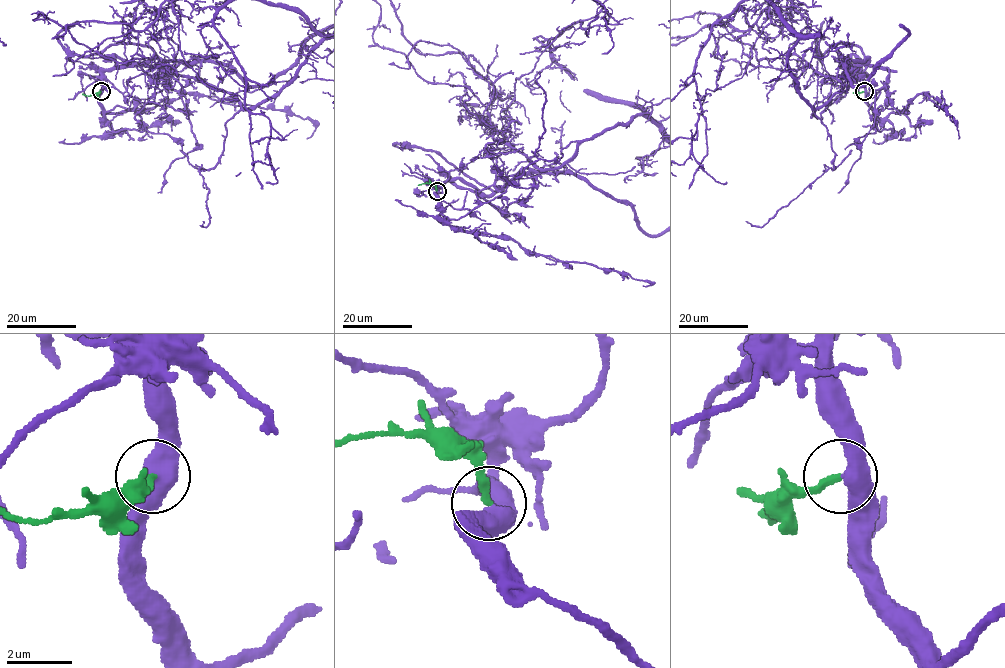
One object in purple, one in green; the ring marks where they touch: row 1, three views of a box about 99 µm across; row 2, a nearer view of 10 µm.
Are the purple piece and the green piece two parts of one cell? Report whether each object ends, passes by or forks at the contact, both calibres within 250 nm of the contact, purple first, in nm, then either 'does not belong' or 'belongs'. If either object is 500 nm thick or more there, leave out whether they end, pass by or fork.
calibres 600 and 240 nm; belongs

